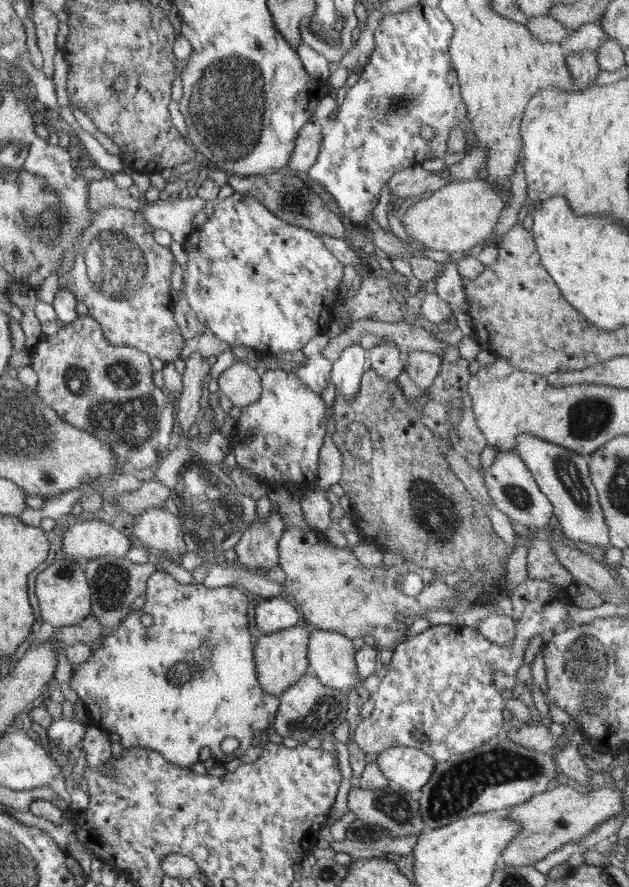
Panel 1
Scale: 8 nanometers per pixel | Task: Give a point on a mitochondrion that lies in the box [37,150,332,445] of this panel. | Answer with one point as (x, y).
(117, 270)

